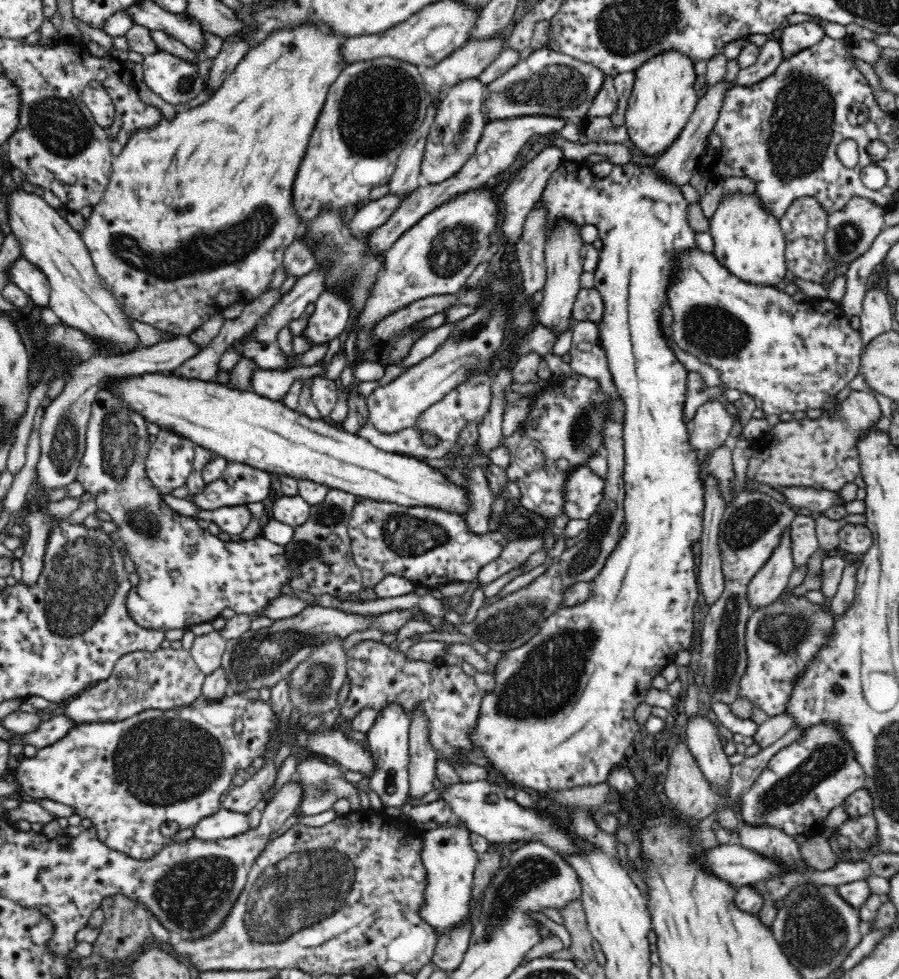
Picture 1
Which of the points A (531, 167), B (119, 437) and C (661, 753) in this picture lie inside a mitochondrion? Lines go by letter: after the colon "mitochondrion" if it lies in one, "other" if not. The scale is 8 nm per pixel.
A: other
B: mitochondrion
C: other

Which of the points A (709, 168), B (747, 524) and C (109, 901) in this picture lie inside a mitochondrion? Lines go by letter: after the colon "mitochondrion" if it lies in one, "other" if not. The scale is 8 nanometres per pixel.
A: other
B: mitochondrion
C: other

